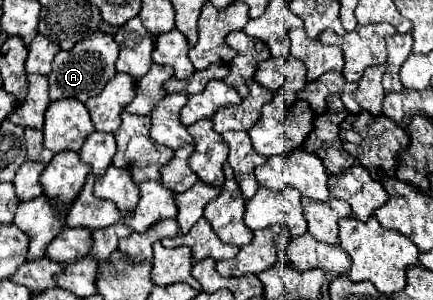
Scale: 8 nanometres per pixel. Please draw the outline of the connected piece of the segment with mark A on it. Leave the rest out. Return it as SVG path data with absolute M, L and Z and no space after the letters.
M92 32L84 40L80 40L72 50L58 52L52 62L52 72L48 76L50 84L50 100L58 98L78 98L86 102L94 94L100 94L102 86L116 74L116 58L118 58L118 44L112 34Z

